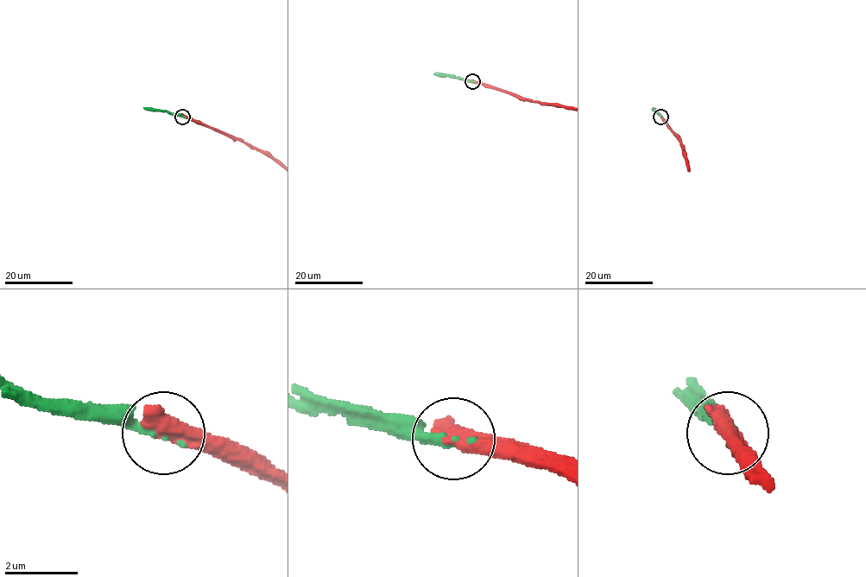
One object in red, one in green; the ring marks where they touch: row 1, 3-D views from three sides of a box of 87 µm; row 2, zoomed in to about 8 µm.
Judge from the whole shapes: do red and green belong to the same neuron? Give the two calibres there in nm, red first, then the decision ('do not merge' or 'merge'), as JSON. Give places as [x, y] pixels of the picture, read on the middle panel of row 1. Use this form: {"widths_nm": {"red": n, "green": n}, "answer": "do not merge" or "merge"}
{"widths_nm": {"red": 650, "green": 280}, "answer": "merge"}

